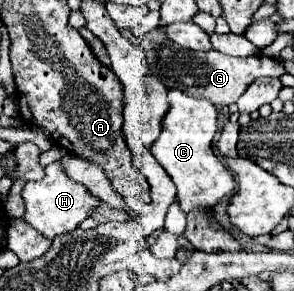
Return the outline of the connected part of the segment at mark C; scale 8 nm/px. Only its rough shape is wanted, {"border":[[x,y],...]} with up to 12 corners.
{"border":[[168,91],[150,153],[184,213],[232,197],[212,151],[216,107]]}

